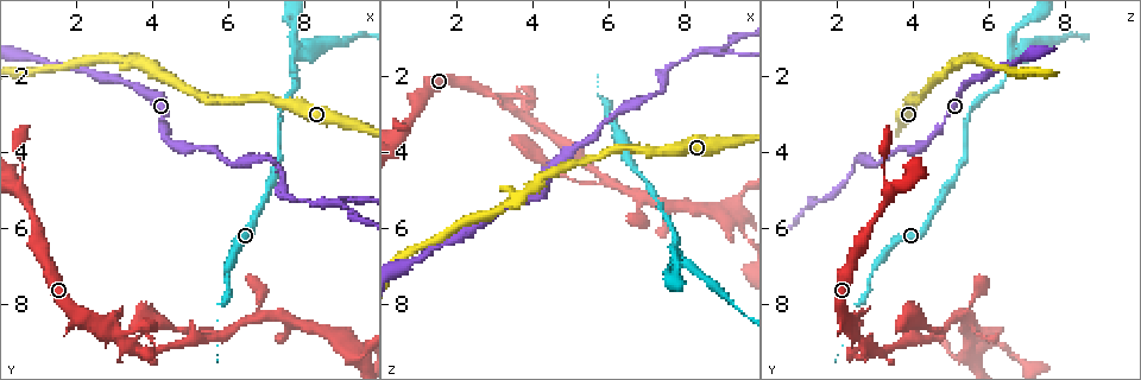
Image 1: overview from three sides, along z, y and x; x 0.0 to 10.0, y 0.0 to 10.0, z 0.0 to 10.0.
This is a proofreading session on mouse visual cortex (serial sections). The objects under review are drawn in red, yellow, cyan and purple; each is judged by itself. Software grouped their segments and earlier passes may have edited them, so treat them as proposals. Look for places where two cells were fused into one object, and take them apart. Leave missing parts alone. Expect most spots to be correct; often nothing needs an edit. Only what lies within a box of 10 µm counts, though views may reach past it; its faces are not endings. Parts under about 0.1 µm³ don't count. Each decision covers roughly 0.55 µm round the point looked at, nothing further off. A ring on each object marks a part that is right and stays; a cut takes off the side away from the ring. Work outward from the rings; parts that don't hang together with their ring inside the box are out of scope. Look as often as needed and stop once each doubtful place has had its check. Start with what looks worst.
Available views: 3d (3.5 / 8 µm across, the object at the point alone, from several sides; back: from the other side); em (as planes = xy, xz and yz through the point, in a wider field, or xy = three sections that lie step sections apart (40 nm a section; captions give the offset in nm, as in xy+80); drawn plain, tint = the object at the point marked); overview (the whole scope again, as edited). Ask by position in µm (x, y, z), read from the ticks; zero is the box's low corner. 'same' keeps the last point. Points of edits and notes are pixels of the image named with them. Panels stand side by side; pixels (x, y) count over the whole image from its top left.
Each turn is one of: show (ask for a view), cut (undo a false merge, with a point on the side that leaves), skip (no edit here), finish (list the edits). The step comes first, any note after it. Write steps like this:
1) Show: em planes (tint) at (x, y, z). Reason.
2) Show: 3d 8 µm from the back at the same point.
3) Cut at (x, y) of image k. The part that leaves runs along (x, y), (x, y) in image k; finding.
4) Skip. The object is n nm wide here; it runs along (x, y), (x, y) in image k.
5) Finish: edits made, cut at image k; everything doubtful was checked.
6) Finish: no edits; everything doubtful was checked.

Show: 3d 3.5 µm at (8.85, 5.35, 1.40). A fork.

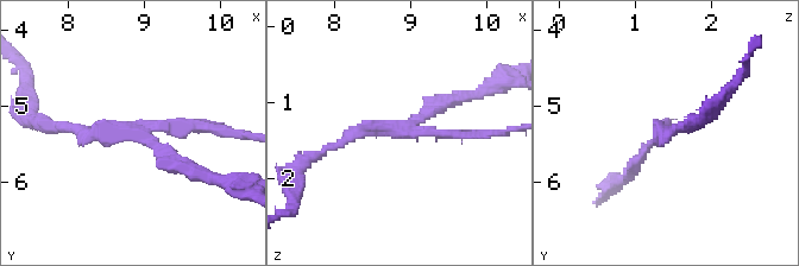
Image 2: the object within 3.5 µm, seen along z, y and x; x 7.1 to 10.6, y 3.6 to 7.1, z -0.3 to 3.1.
Cut at (193, 127) of image 2. The part that leaves runs along (144, 125), (213, 125) in image 2; two cells meet here.

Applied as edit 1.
Show: overview. See it whole again.

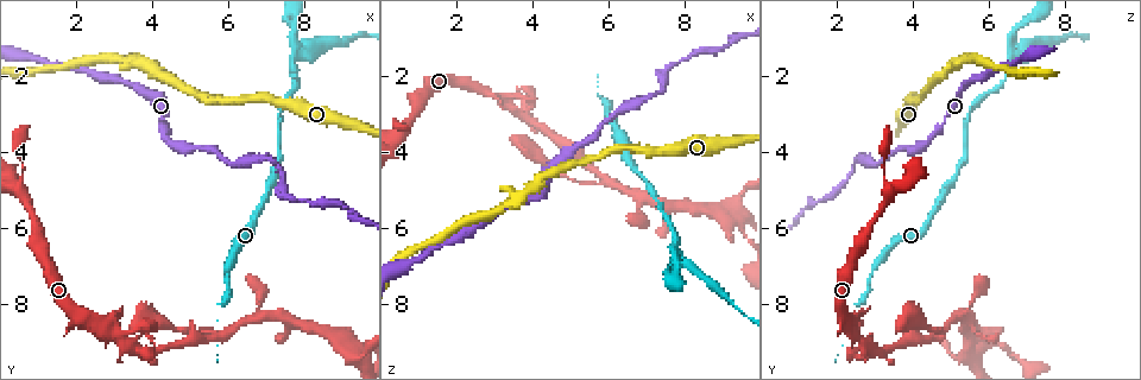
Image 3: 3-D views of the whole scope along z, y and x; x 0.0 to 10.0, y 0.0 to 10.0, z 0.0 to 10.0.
Show: 3d 3.5 µm from the back at (3.20, 1.60, 5.50).

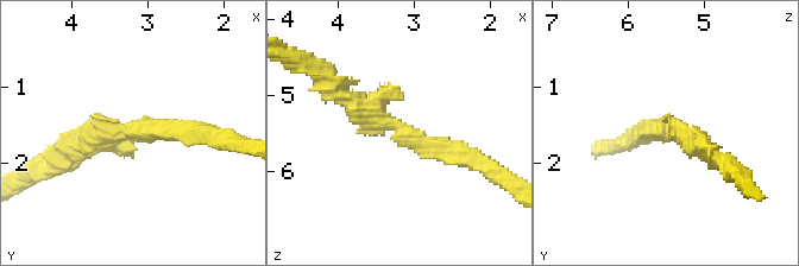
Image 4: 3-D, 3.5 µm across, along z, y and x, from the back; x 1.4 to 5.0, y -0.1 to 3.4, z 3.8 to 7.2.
Show: em planes (tint) at (3.25, 1.65, 5.40). The arms are 250, 300 nm wide; now the EM.

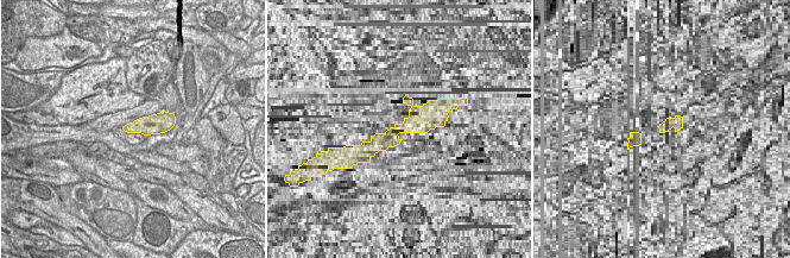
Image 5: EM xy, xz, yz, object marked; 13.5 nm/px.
Skip. It runs along (334, 87), (421, 145), (469, 157) in image 4; all the same cell.

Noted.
Show: 3d 3.5 µm at (5.90, 8.90, 4.80). Branch point.

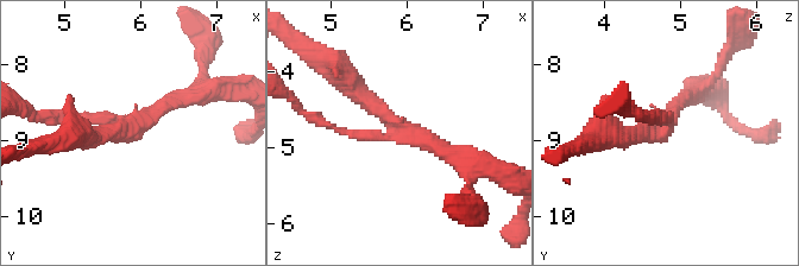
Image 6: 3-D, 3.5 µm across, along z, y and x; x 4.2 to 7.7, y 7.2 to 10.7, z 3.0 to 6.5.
Show: em planes (tint) at (5.85, 8.90, 4.70). Need the tissue.

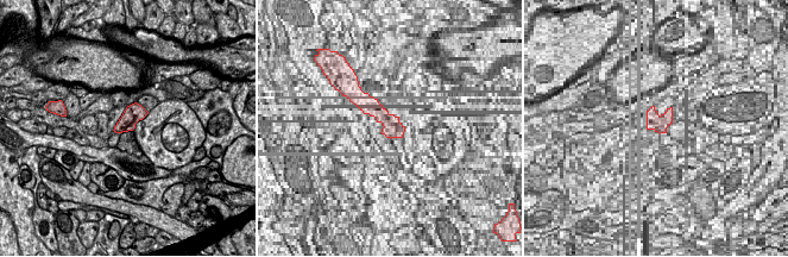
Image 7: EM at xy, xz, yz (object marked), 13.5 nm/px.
Skip. The object is 240 nm wide here; it runs along (339, 70), (397, 128), (459, 156) in image 6; one cell here.

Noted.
Show: 3d 3.5 µm from the back at (9.25, 9.25, 5.55). Four-way junction.

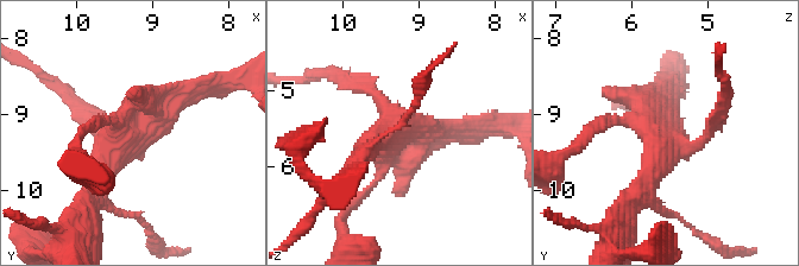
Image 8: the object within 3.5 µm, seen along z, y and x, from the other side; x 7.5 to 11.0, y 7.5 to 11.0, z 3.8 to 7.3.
Skip. It runs along (470, 132), (407, 128), (363, 192) in image 8; all the same cell.

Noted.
Show: 3d 8 µm at (7.80, 1.55, 6.55).

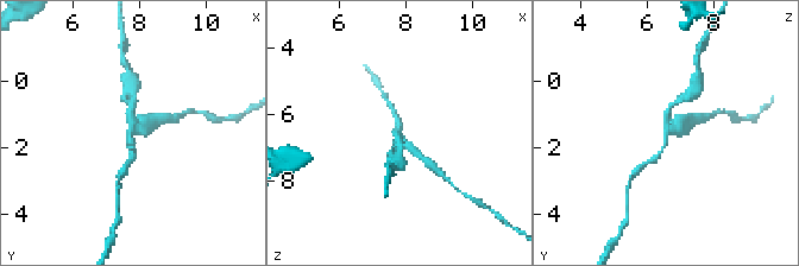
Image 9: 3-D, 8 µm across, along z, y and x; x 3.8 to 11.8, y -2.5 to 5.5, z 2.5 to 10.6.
Show: 3d 3.5 µm at the same point. Closer look.

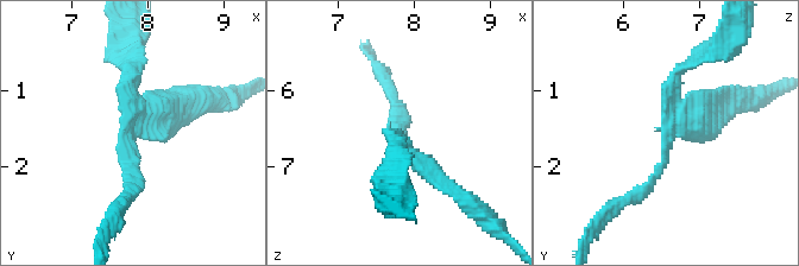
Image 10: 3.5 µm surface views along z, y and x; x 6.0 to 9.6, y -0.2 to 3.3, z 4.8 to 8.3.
Show: em planes (tint) at (7.75, 1.60, 6.60). 3 arms meet here; the arms are 150, 150, 300 nm wide; shape alone is not enough.

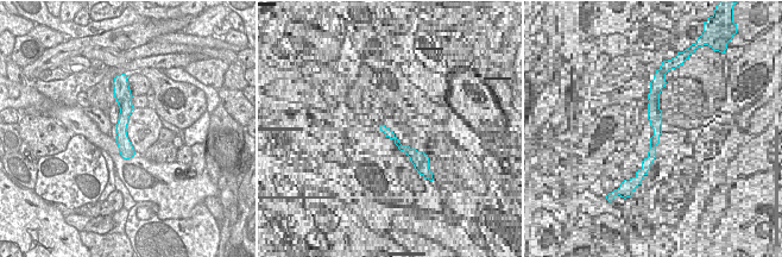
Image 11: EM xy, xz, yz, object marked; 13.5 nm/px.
Cut at (177, 95) of image 10. The part that leaves runs along (144, 119), (192, 96), (231, 96) in image 10; a second cell is stuck on.

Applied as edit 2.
Finish: edits made, cut at image 2, cut at image 10; everything doubtful was checked.

